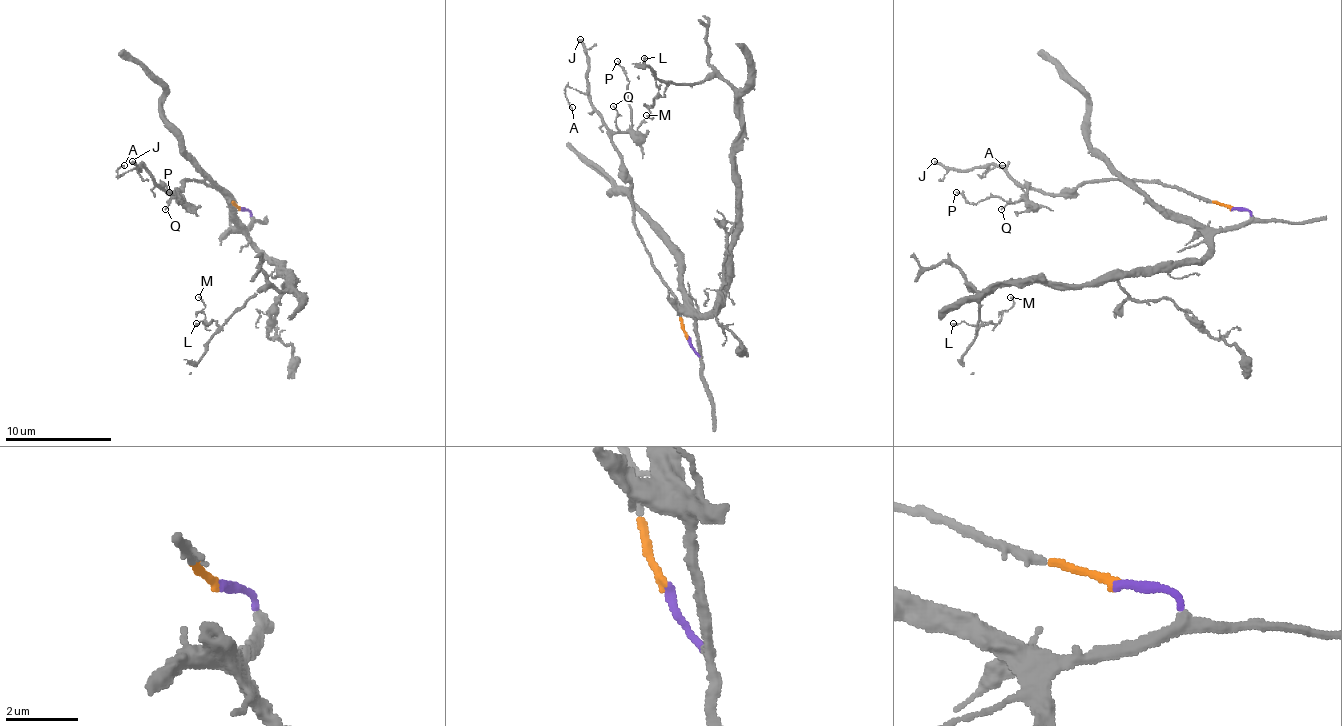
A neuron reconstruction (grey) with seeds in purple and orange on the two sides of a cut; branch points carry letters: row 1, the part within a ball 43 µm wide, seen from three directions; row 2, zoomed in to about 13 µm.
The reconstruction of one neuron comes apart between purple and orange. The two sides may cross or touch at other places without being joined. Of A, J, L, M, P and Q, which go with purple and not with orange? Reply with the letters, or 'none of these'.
L, M

